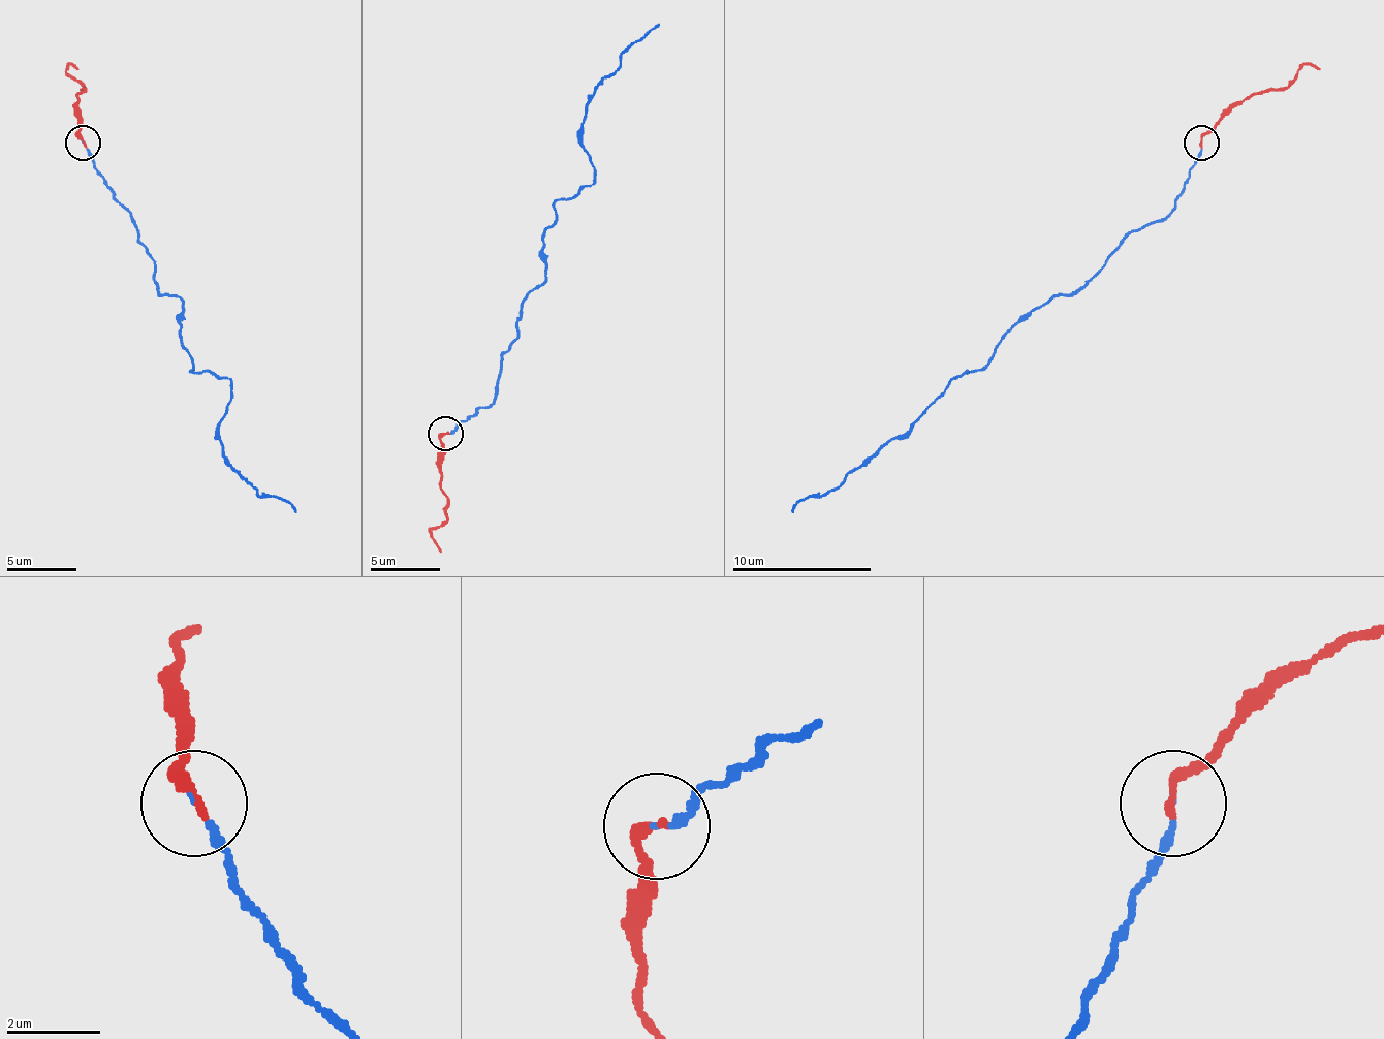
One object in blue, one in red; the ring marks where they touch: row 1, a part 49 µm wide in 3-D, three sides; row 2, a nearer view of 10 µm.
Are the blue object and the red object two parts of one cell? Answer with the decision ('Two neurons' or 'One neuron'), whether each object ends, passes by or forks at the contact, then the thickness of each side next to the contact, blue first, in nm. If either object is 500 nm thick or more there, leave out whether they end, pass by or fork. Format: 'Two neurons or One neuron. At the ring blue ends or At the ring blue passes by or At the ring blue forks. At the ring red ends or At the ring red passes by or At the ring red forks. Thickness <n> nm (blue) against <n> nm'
One neuron. At the ring blue ends. At the ring red ends. Thickness 120 nm (blue) against 220 nm

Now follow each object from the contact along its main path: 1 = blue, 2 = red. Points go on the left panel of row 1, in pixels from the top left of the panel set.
1: (84, 144), (132, 217), (153, 283), (181, 301), (191, 371), (230, 381), (223, 458), (296, 513)
2: (84, 144), (76, 133), (76, 98), (84, 88), (69, 63), (76, 70)

